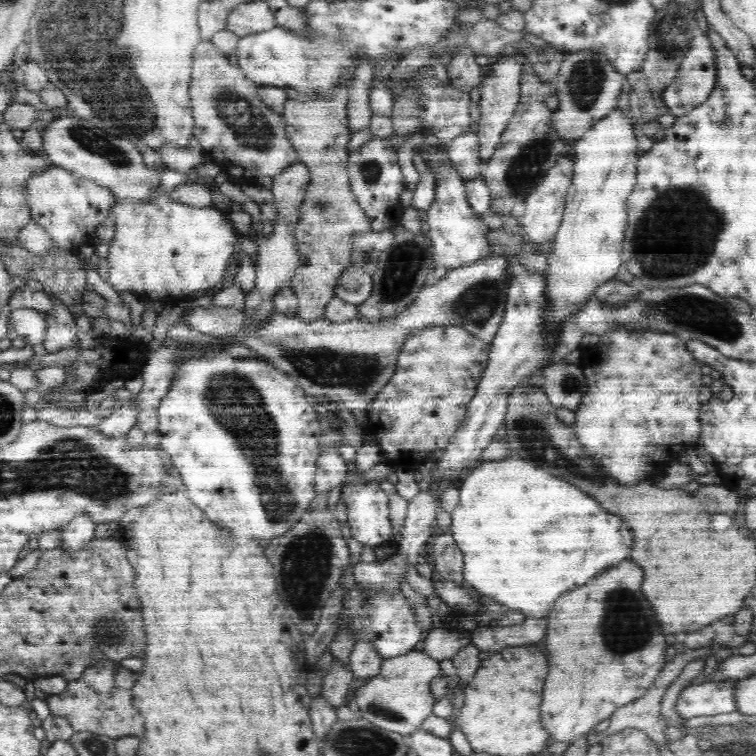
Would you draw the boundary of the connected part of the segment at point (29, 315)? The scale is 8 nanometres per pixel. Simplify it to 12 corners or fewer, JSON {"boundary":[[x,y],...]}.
{"boundary":[[30,307],[12,310],[9,324],[31,345],[47,333],[45,313]]}

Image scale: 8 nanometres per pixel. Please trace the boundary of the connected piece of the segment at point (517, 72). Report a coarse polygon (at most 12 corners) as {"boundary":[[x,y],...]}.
{"boundary":[[504,57],[483,75],[480,159],[500,146],[521,100],[521,59]]}

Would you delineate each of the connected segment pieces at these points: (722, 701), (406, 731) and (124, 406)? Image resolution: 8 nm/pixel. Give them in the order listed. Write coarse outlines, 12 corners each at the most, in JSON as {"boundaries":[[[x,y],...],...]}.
{"boundaries":[[[738,680],[683,688],[682,719],[736,712]],[[407,651],[350,696],[407,739],[433,714],[440,661]],[[134,401],[119,402],[95,428],[124,438],[140,411]]]}

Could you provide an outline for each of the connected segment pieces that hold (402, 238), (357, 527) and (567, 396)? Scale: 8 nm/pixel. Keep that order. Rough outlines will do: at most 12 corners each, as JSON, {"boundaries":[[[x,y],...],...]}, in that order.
{"boundaries":[[[399,226],[360,318],[399,314],[434,269],[432,243]],[[379,480],[343,481],[351,536],[366,547],[394,533],[388,495]],[[566,360],[543,370],[544,392],[558,409],[575,410],[586,380]]]}

